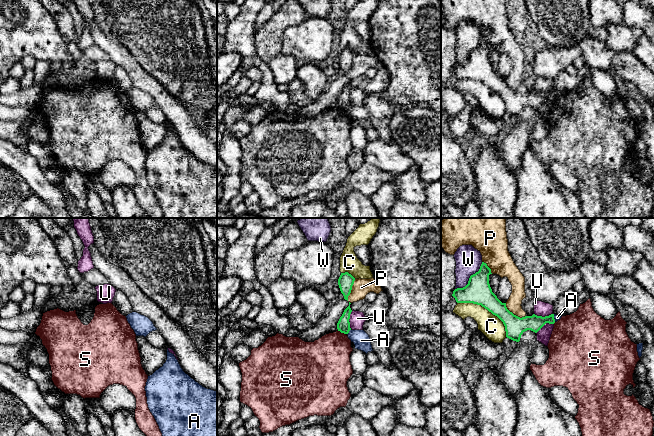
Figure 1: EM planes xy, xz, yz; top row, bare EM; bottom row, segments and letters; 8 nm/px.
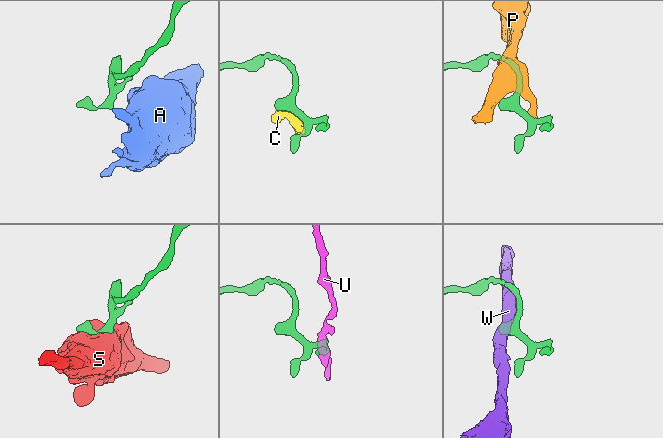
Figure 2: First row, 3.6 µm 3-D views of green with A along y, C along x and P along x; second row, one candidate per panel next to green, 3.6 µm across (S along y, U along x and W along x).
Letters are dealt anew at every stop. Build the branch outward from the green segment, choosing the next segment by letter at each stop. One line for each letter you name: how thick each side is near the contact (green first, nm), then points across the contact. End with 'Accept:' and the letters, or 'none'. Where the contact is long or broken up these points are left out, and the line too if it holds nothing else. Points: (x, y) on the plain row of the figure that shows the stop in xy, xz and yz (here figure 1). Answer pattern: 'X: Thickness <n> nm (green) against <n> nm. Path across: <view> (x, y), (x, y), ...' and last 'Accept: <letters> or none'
Accept: none

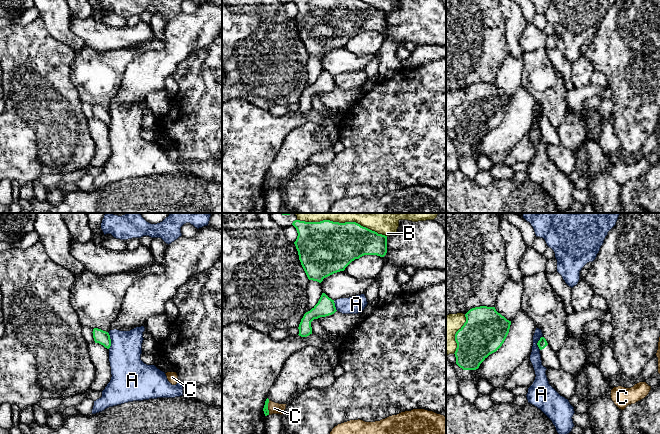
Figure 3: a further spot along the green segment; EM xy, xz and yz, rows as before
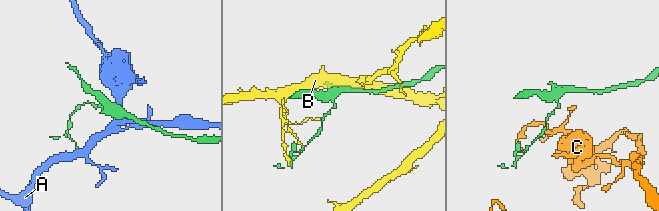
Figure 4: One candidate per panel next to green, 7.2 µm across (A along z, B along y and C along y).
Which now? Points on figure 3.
Accept: none

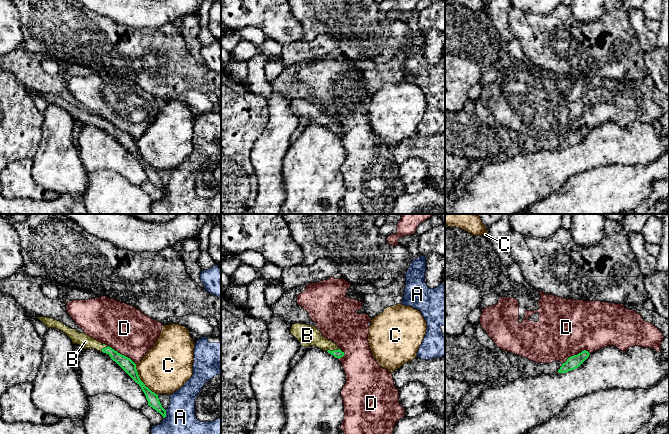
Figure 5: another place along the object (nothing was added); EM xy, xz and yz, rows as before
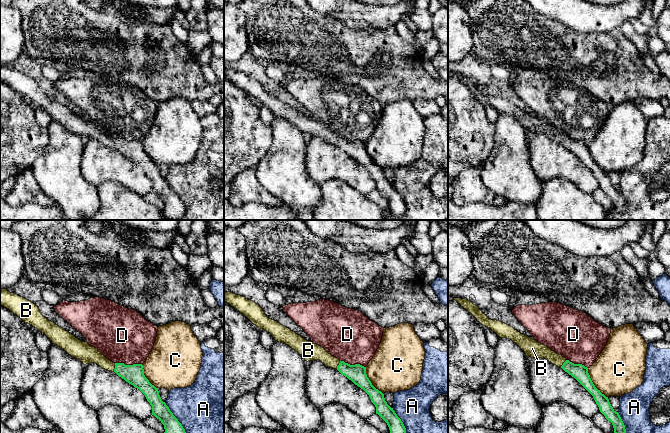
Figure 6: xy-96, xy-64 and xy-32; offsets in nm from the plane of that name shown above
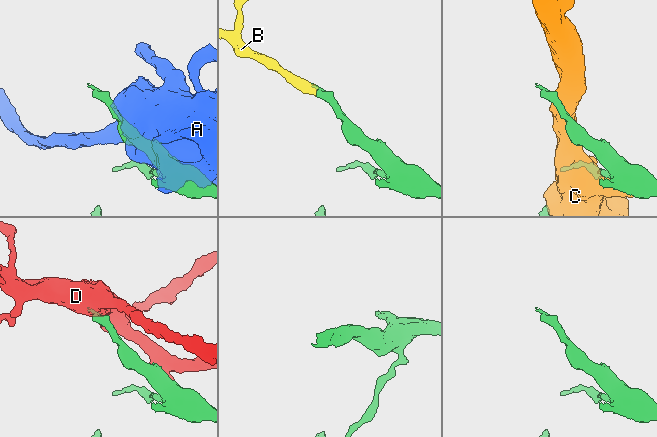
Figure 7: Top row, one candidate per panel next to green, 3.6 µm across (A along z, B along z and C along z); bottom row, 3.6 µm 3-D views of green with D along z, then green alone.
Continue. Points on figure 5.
B: Thickness 70 nm (green) against 170 nm. Path across: xz (338, 129), (333, 126), (307, 111)
Accept: B

